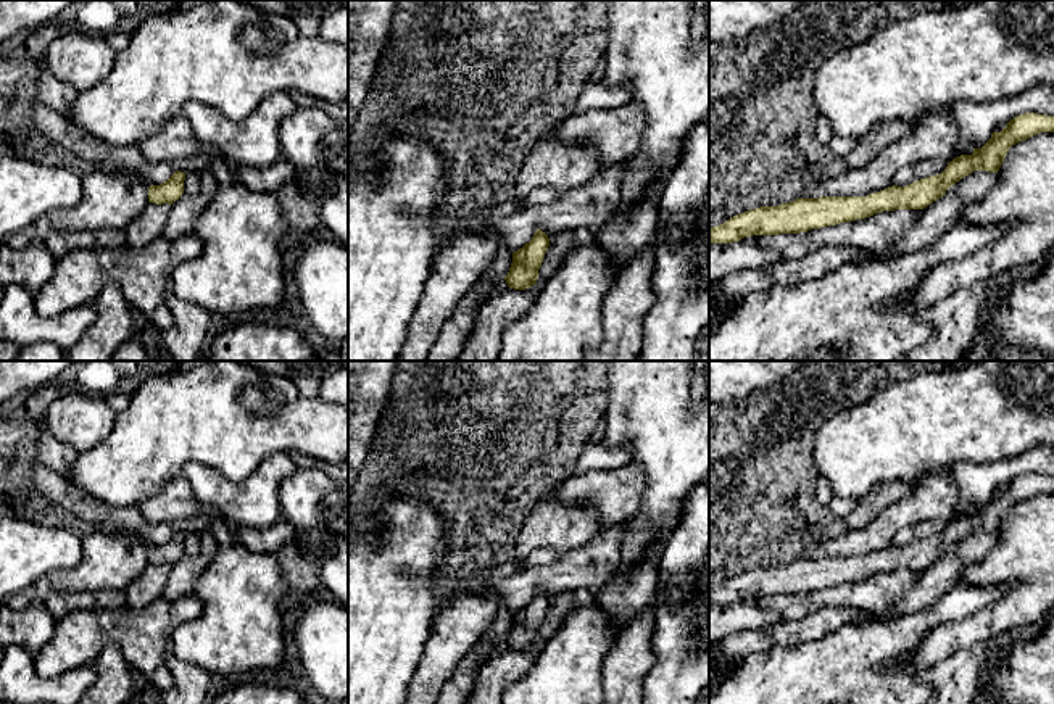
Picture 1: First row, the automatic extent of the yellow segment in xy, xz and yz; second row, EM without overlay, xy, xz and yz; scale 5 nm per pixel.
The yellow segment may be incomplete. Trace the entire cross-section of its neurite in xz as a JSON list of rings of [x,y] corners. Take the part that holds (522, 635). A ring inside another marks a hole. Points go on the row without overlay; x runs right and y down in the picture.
[[[537,590],[532,601],[512,614],[512,623],[504,638],[509,649],[525,651],[537,644],[538,630],[550,607],[550,599]]]

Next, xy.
[[[176,532],[166,543],[148,548],[148,562],[156,565],[172,565],[184,554],[185,535]]]

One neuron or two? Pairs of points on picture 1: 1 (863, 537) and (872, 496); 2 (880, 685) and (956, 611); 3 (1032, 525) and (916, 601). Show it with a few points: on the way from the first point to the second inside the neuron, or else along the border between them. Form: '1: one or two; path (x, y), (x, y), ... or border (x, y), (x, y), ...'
1: two; border (896, 503), (883, 508), (866, 525), (848, 530)
2: one; path (875, 658), (896, 637), (929, 617)
3: two; border (998, 534), (998, 543), (969, 564), (961, 579)

